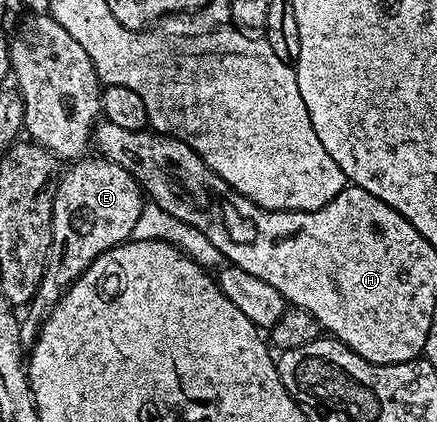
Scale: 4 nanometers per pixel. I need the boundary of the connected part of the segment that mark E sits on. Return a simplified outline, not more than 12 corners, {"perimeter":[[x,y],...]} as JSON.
{"perimeter":[[103,157],[61,174],[42,281],[40,327],[96,258],[132,238],[146,196]]}

